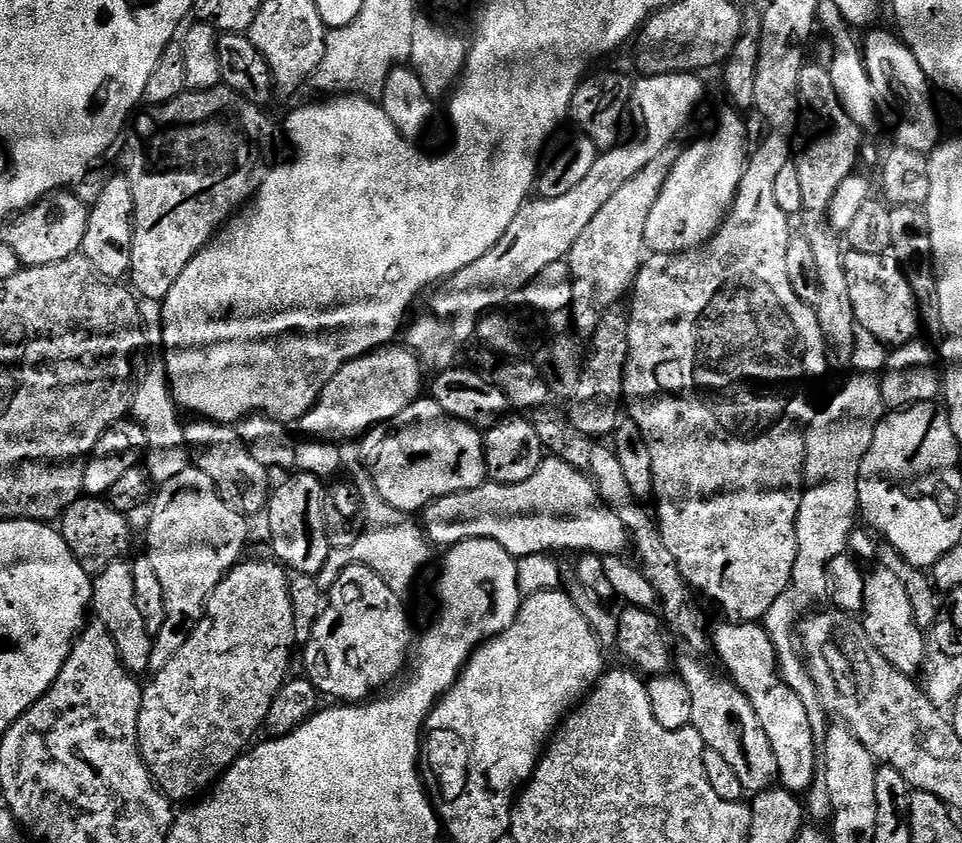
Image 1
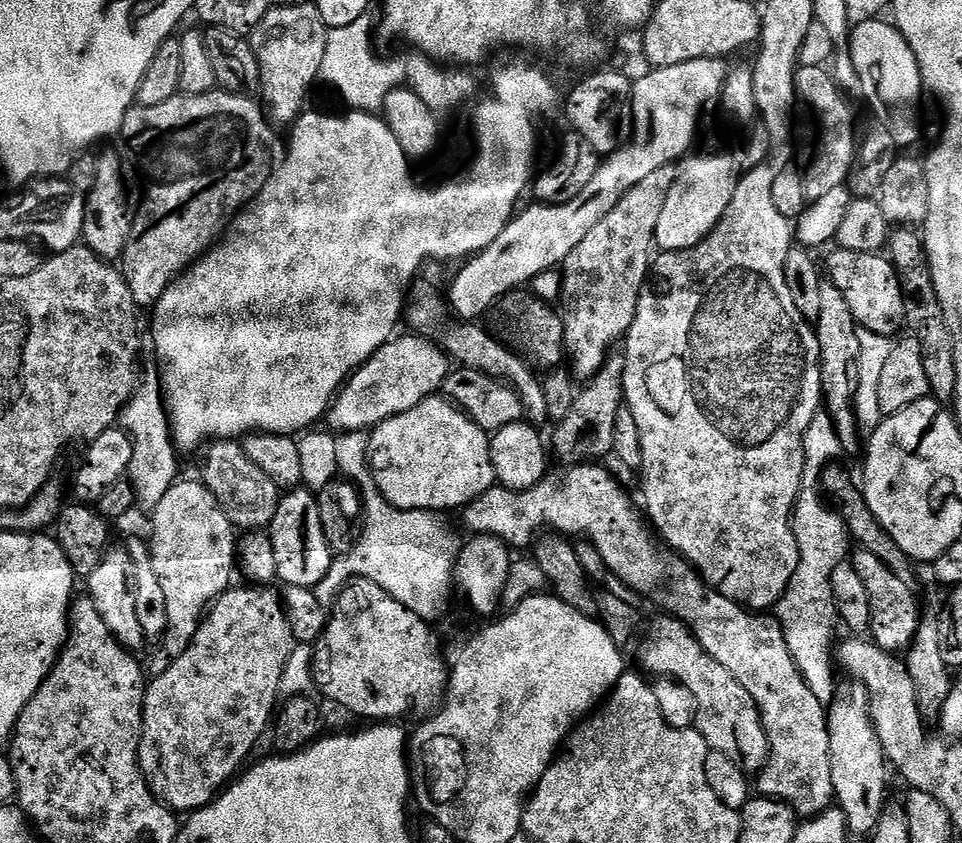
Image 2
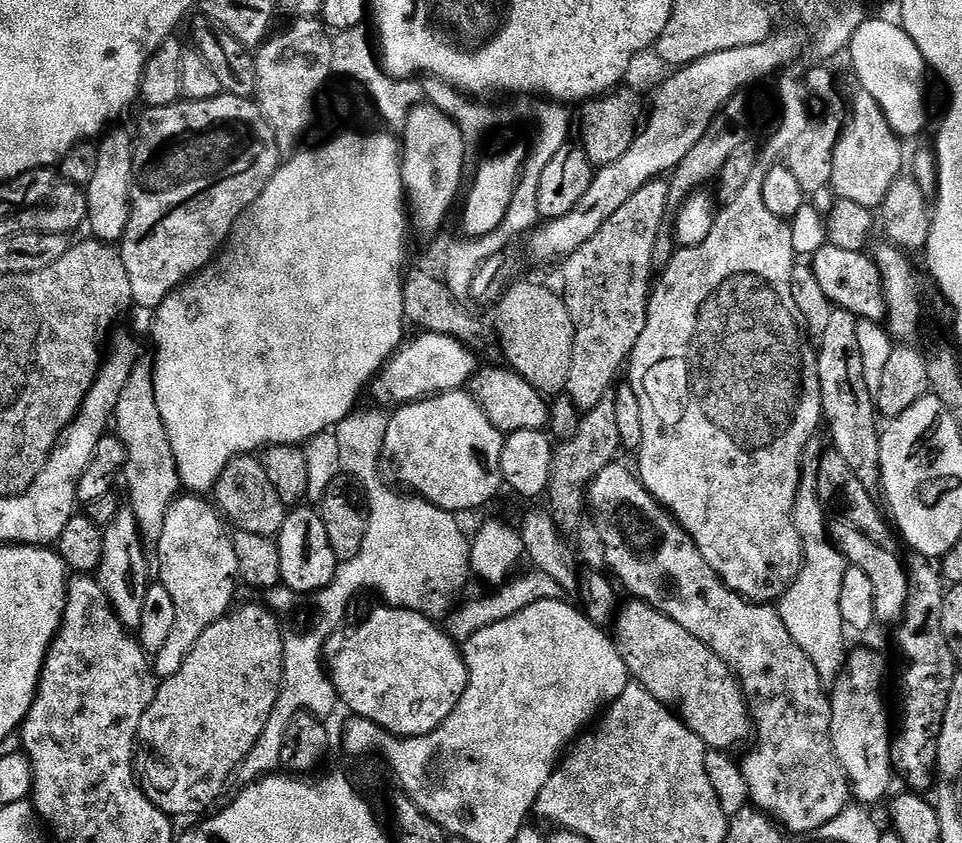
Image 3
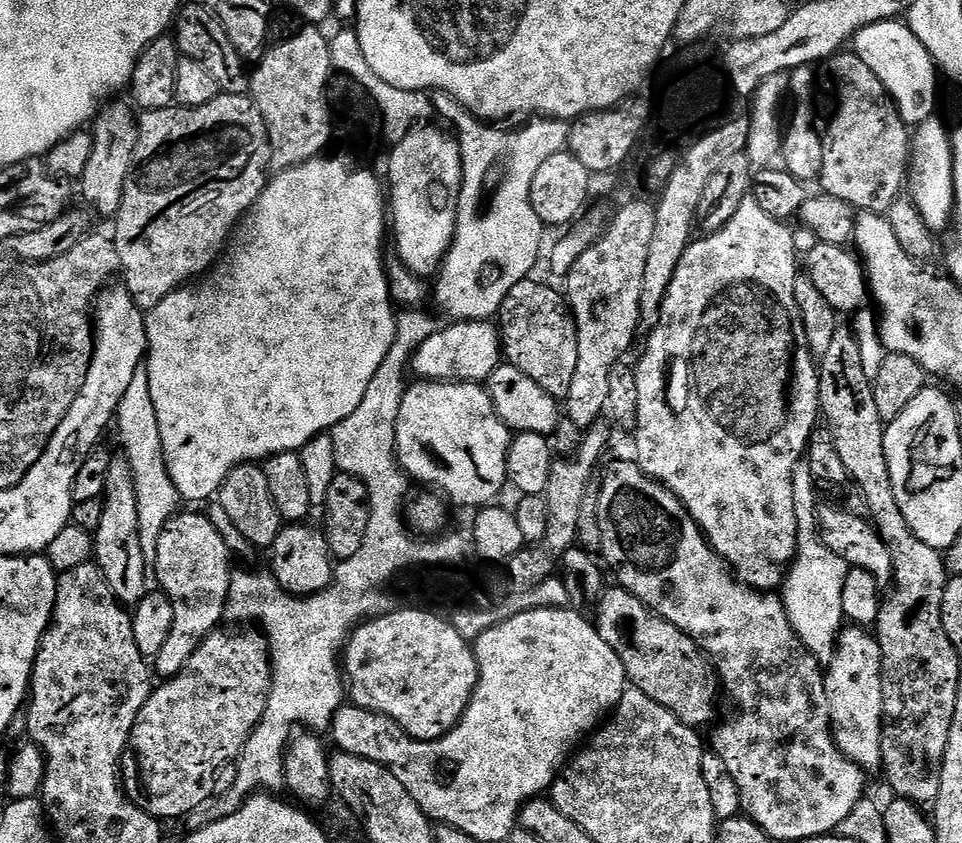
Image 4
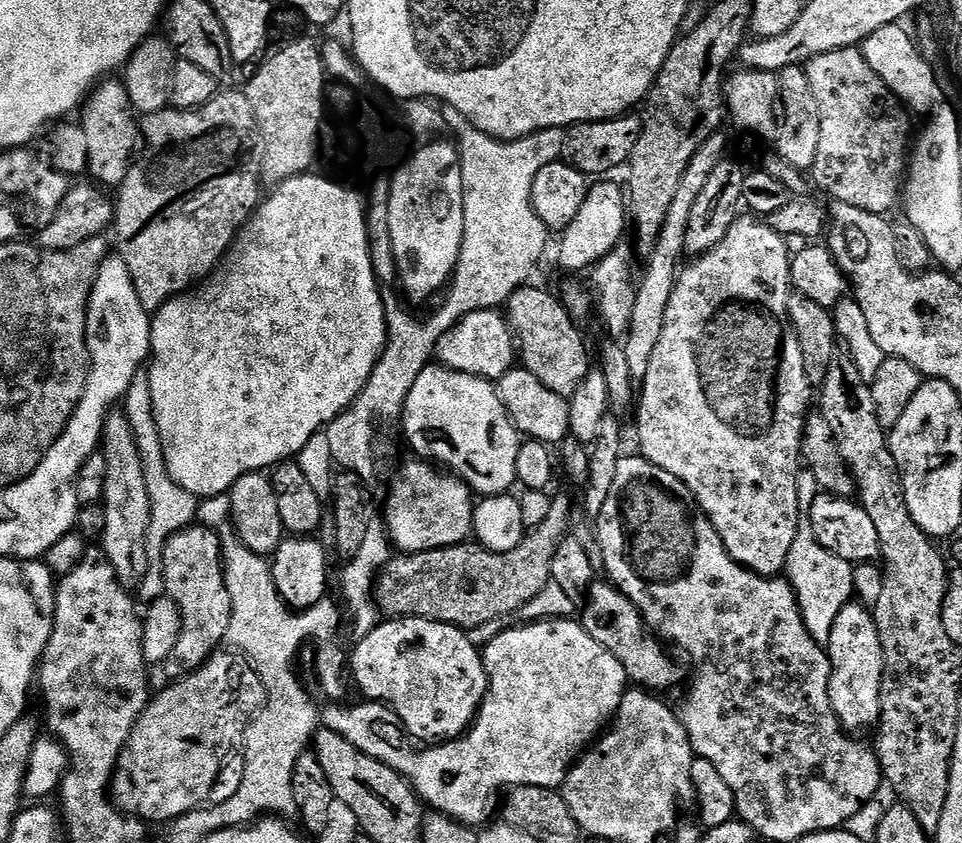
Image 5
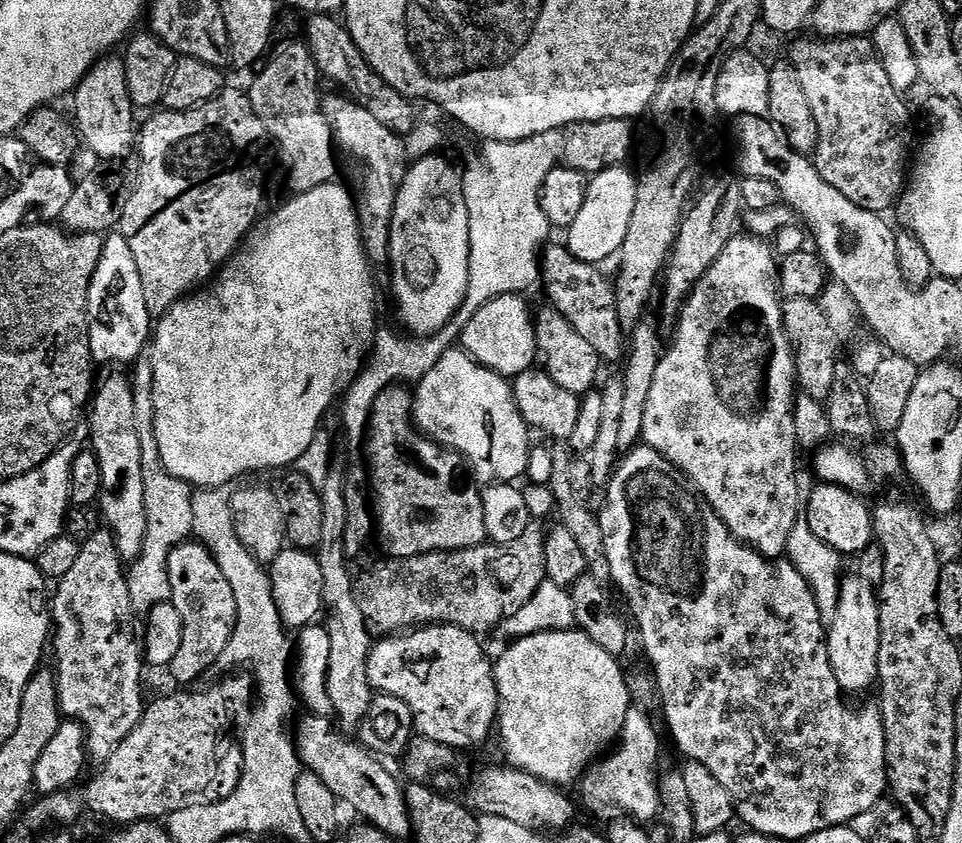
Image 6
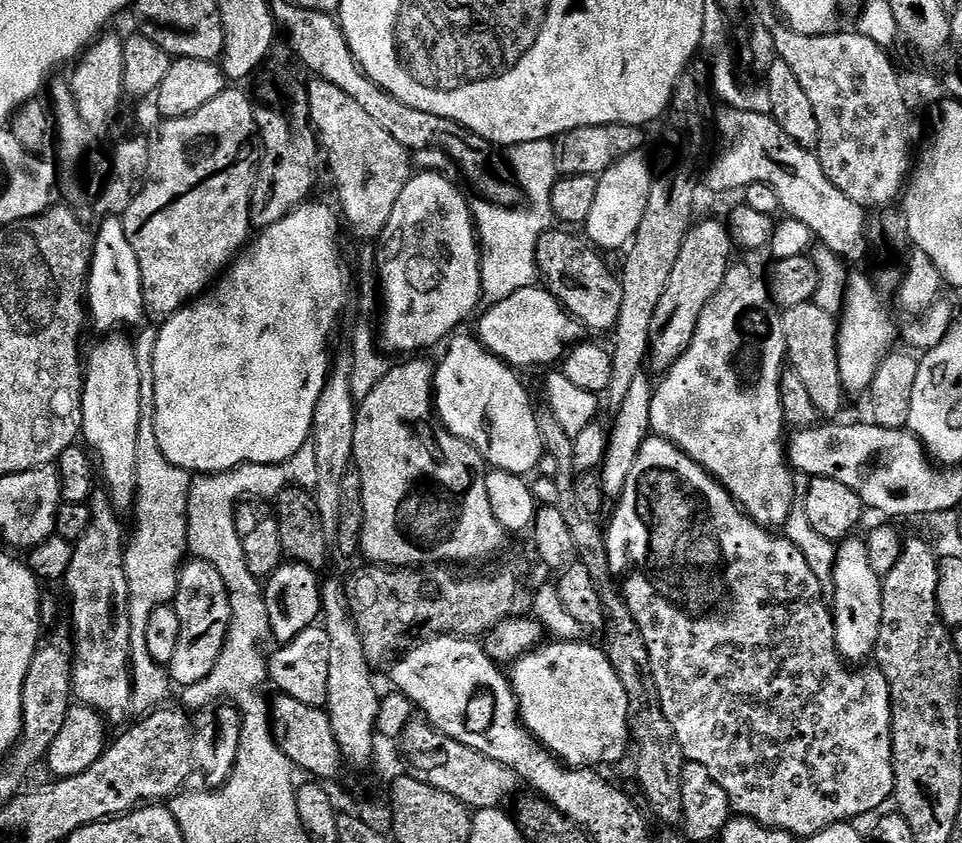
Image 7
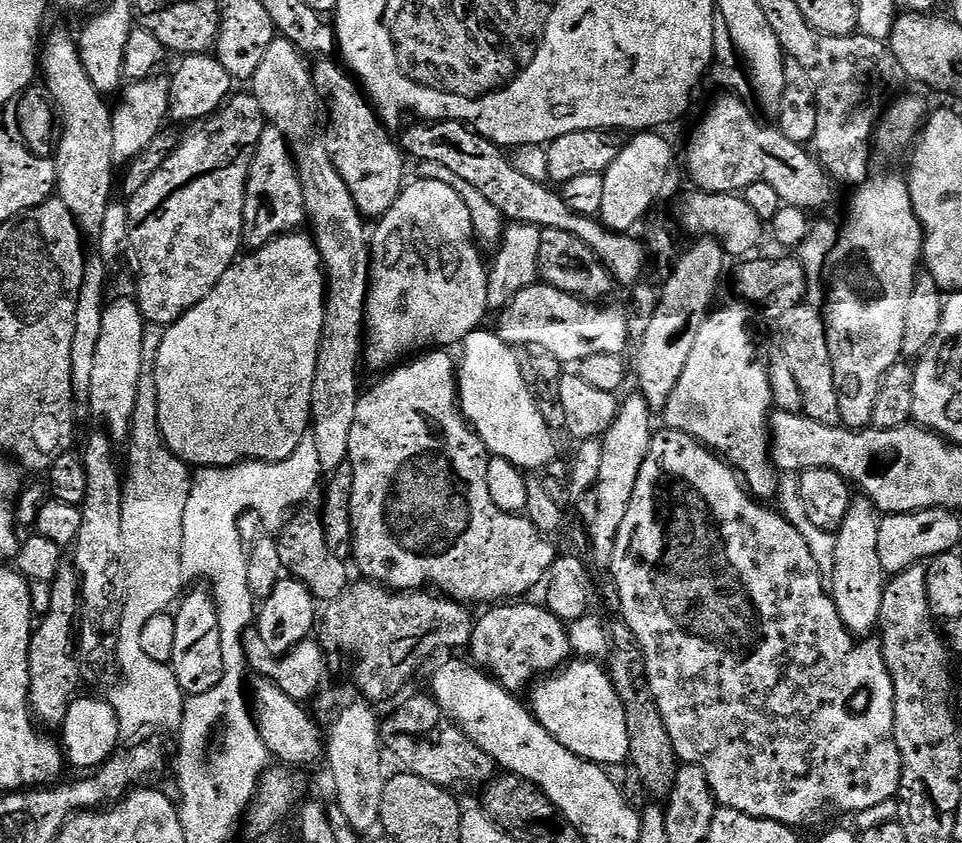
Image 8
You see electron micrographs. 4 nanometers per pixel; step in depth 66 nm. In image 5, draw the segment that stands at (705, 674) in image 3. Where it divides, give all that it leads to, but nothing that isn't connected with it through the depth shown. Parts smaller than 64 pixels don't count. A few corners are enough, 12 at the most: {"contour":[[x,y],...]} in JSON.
{"contour":[[593,580],[582,623],[633,685],[664,694],[679,682],[665,641],[634,602]]}

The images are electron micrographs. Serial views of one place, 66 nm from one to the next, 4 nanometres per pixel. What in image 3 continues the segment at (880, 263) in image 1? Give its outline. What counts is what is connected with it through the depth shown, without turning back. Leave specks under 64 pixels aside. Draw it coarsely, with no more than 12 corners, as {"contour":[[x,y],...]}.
{"contour":[[826,243],[810,257],[833,306],[859,321],[888,315],[867,251]]}

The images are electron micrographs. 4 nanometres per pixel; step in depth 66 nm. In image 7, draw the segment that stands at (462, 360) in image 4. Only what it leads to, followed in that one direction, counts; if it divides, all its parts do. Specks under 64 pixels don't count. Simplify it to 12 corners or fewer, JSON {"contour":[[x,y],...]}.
{"contour":[[543,286],[485,307],[485,352],[516,370],[581,339]]}

